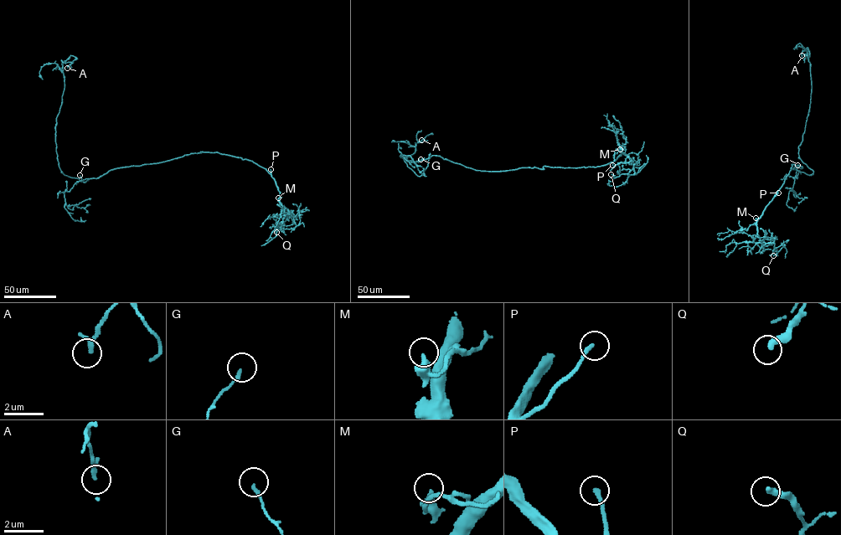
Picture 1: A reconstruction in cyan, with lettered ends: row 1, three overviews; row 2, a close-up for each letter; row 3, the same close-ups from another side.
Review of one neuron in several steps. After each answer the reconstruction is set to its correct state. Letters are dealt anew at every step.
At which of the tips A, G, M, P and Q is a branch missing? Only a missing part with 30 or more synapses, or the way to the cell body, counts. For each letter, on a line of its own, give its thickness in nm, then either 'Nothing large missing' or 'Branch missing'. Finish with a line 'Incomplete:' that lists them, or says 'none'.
A: Thickness 240 nm. Nothing large missing
G: Thickness 160 nm. Nothing large missing
M: Thickness 280 nm. Nothing large missing
P: Thickness 220 nm. Branch missing
Q: Thickness 320 nm. Nothing large missing
Incomplete: P

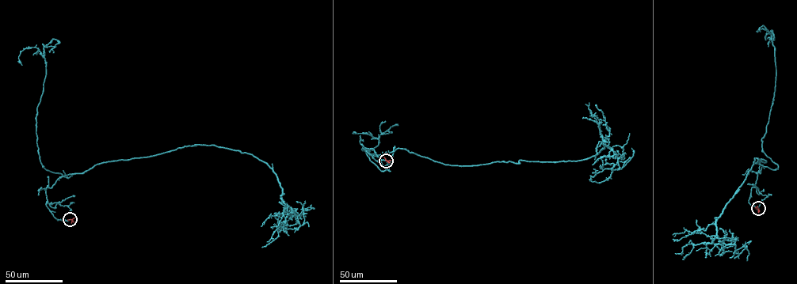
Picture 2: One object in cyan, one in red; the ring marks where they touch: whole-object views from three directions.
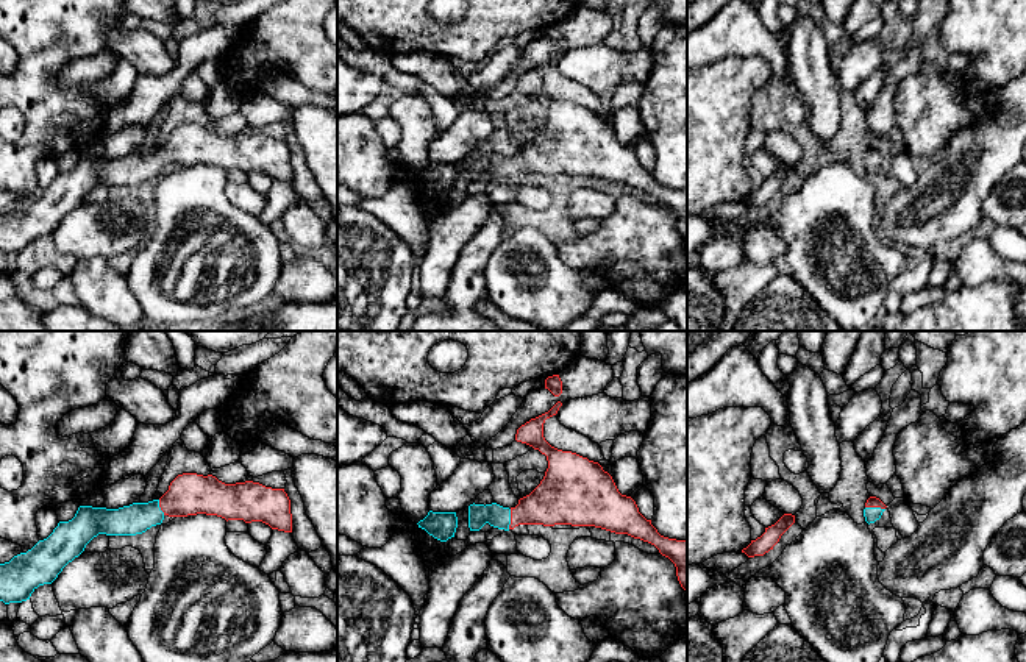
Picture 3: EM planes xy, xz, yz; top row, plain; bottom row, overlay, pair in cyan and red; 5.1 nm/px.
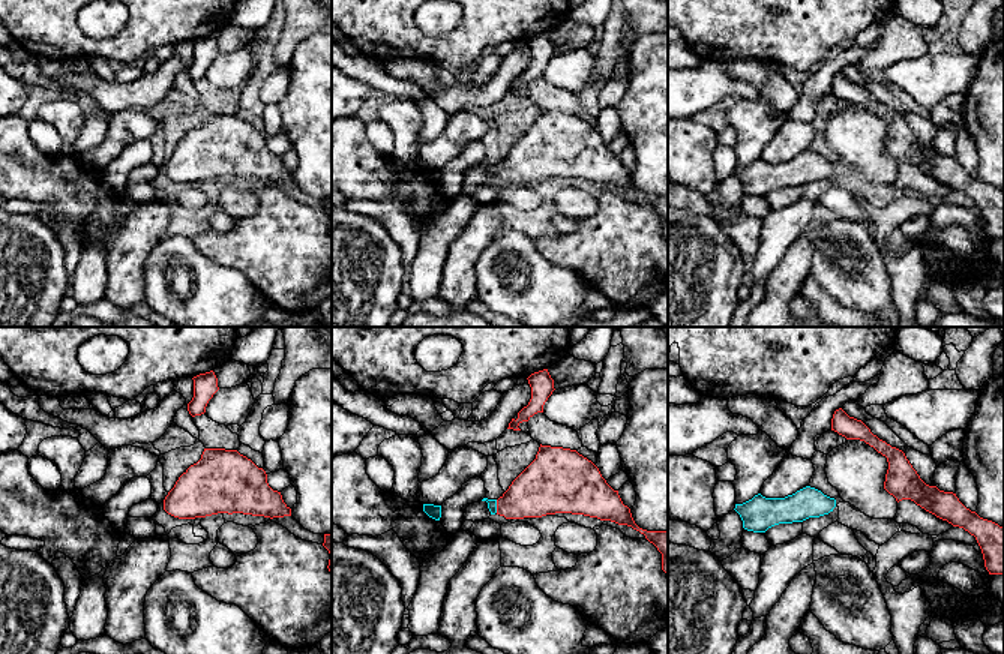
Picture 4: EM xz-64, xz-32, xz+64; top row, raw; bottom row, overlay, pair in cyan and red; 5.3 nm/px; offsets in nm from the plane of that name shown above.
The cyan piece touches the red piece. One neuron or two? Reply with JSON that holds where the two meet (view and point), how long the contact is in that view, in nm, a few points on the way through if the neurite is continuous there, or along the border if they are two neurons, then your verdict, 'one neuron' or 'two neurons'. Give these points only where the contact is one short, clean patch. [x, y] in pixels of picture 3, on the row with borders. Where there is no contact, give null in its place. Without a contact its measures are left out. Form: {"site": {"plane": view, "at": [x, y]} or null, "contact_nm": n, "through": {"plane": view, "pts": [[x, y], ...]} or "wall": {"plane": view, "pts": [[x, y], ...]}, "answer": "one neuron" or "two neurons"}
{"site": {"plane": "xz", "at": [509, 519]}, "contact_nm": 110, "through": {"plane": "xz", "pts": [[494, 514], [509, 519], [555, 501]]}, "answer": "one neuron"}

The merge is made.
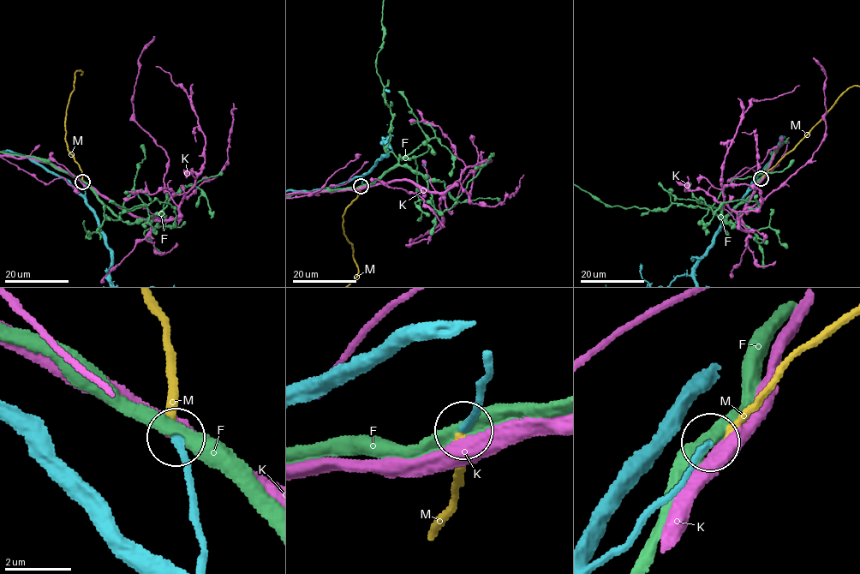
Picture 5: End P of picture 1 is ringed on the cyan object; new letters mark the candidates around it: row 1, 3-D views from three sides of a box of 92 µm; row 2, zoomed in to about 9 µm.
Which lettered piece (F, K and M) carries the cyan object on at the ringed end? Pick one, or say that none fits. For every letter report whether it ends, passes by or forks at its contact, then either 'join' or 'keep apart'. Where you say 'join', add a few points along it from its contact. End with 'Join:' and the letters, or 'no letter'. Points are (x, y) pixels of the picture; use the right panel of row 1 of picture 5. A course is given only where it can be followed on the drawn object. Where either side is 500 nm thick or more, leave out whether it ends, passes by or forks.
F: it passes by | keep apart
K: it passes by | keep apart
M: it ends | join
Join: M

